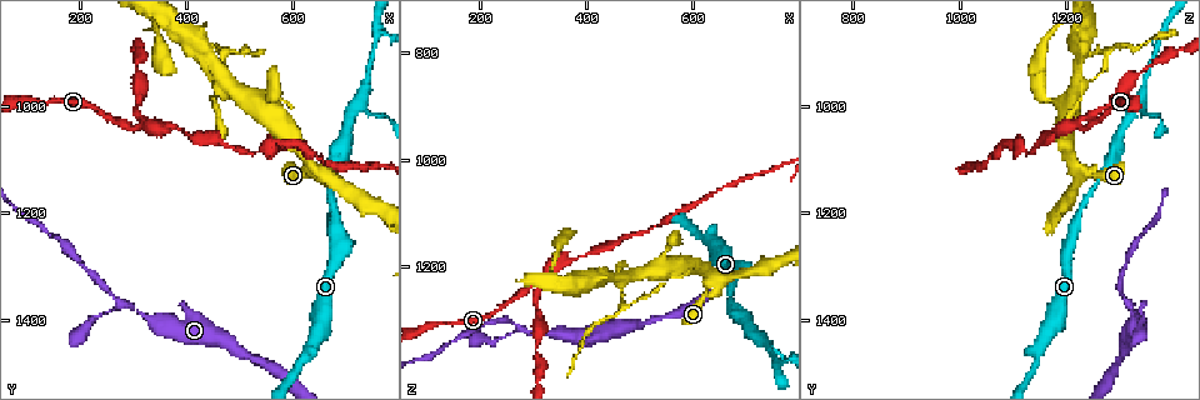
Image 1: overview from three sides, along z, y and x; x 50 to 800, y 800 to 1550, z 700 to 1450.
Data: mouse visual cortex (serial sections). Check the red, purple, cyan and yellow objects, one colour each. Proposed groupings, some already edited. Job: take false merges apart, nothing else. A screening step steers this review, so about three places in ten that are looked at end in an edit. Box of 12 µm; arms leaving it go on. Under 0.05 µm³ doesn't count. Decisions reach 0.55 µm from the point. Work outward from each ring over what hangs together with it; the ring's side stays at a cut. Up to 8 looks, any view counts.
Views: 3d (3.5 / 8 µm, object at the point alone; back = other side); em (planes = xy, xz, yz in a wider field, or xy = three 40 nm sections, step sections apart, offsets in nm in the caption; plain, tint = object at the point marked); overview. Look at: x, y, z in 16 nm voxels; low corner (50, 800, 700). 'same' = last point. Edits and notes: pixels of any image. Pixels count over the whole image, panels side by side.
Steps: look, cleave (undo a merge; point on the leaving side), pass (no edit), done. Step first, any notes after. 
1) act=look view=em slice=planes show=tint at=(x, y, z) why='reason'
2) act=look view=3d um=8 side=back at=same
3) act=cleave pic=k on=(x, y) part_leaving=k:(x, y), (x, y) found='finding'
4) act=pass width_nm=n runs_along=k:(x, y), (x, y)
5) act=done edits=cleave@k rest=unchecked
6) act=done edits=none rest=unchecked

act=look view=3d um=3.5 at=(720, 990, 1340) why='side arm on a straight run'

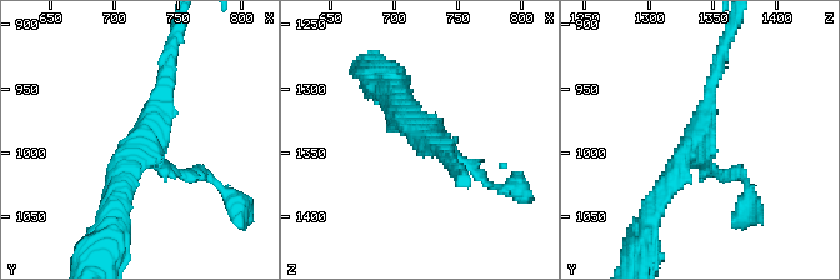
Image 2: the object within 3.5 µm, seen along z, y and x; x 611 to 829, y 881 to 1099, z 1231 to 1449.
act=look view=em slice=planes show=tint at=(722, 992, 1336) arms=3 arm_widths_nm=150,150,300 why='now the EM'

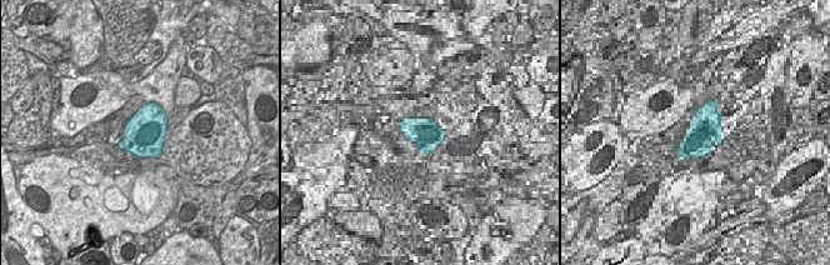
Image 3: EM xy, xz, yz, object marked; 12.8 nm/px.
act=pass runs_along=2:(653, 209), (701, 136), (718, 71) found='all the same cell'

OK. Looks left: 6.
act=look view=3d um=8 at=(465, 935, 1265) why='thin neck'

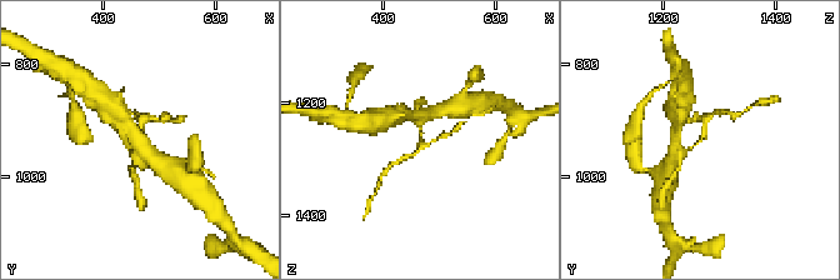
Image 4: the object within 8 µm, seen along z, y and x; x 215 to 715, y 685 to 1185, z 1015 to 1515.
act=look view=em slice=xy step=3 show=tint at=(470, 940, 1265) arm_widths_nm=150,350 why='shape alone is not enough'

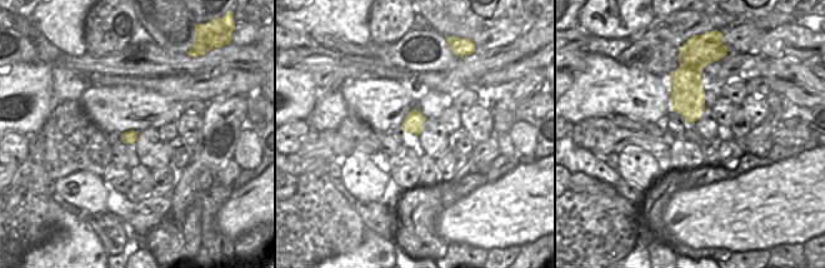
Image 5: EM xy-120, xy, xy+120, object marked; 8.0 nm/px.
act=cleave pic=4 on=(141, 119) part_leaving=4:(691, 148), (715, 114) found='two cells meet here'

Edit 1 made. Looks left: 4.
act=look view=overview

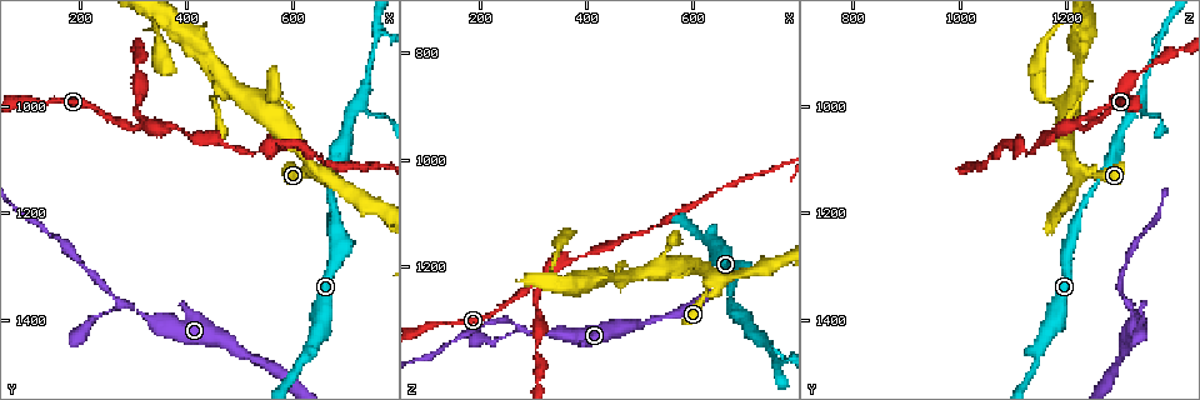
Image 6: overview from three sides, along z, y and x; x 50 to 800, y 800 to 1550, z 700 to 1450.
act=look view=3d um=8 at=(325, 1030, 1225) why='three arms meet'

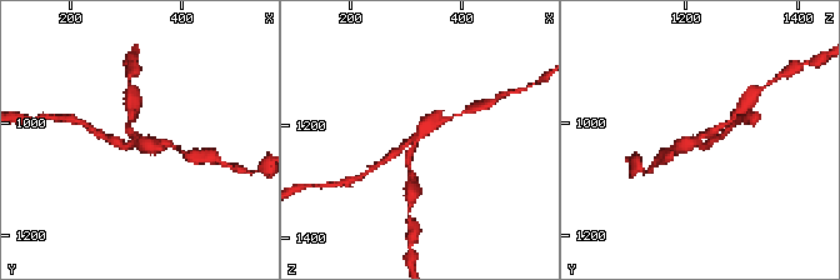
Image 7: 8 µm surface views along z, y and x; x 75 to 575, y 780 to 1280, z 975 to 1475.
act=look view=em slice=xy step=3 show=tint at=(320, 1035, 1225) arms=3 arm_widths_nm=200,200,350 why='need the tissue'

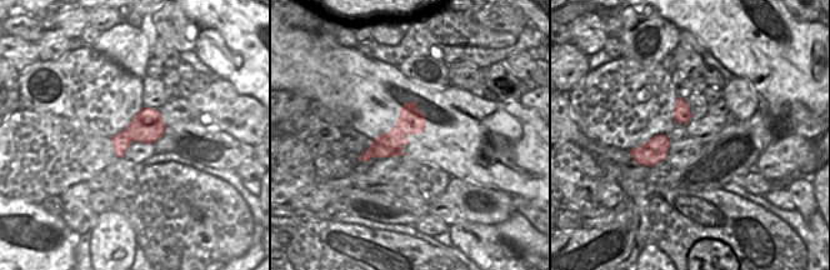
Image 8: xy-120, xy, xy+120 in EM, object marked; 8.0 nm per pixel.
act=cleave pic=7 on=(409, 155) found='two cells meet here'

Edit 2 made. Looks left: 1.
act=done edits=cleave@4,cleave@7 rest=unchecked

